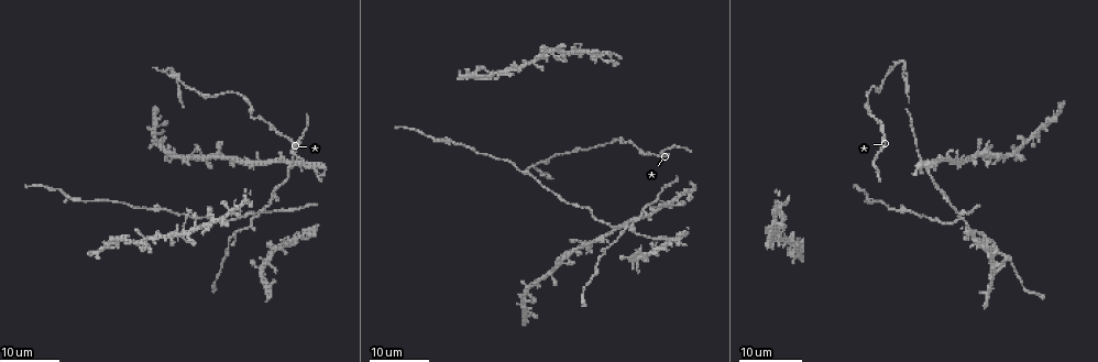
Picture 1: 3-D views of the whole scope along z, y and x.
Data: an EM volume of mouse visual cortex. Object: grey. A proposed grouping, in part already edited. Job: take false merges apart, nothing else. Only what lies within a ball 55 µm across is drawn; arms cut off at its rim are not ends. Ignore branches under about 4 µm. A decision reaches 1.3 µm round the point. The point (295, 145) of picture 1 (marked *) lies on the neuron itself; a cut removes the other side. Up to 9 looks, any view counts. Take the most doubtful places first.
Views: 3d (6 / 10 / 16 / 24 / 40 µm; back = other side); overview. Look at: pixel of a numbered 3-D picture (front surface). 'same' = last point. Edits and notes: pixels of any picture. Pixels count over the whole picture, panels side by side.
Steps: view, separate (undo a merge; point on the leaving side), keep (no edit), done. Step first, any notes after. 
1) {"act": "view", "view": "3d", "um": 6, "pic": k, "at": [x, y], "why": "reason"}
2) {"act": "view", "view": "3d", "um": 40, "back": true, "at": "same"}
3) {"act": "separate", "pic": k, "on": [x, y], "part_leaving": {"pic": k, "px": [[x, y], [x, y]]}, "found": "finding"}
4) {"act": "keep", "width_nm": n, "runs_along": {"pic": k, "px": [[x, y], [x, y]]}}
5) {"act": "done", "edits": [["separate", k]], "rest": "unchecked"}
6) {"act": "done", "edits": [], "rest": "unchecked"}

{"act": "view", "view": "3d", "um": 24, "pic": 1, "at": [539, 162], "why": "two arms in line, one across"}

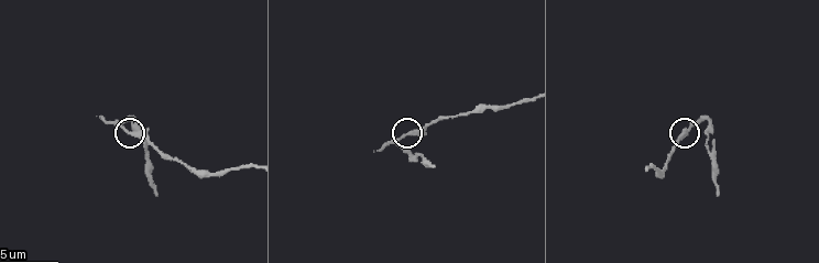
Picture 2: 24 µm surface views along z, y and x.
{"act": "view", "view": "3d", "um": 10, "pic": 2, "at": [403, 137]}

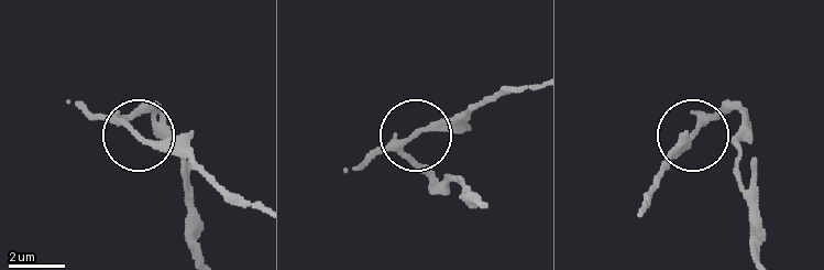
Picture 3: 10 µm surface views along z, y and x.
{"act": "view", "view": "3d", "um": 10, "back": true, "pic": 3, "at": [140, 137]}

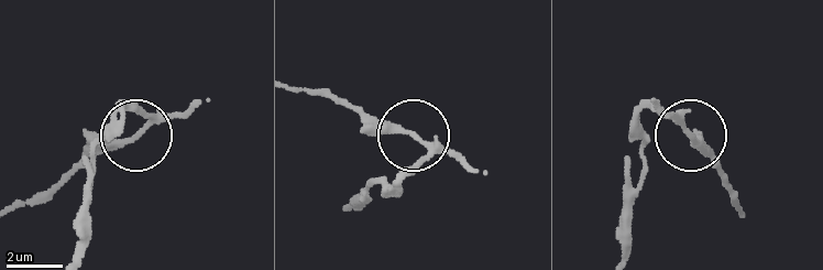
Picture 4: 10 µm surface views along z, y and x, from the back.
{"act": "separate", "pic": 4, "on": [122, 107], "width_nm": 160, "part_leaving": {"pic": 4, "px": [[157, 116], [124, 111], [94, 151], [84, 250]]}, "found": "a second neuron is stuck on"}

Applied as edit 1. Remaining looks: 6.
{"act": "view", "view": "3d", "um": 24, "pic": 1, "at": [665, 208], "why": "four or more arms meet"}

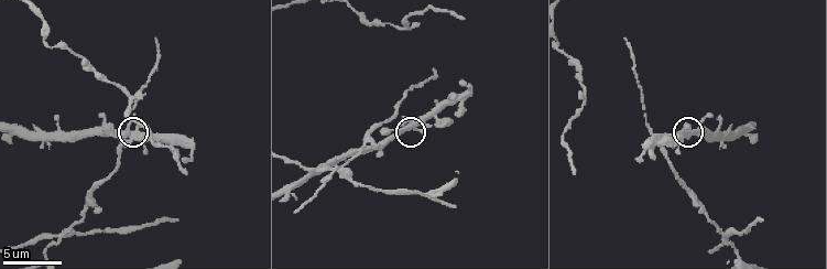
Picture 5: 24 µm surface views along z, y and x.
{"act": "view", "view": "3d", "um": 10, "pic": 5, "at": [683, 133], "why": "closer look"}

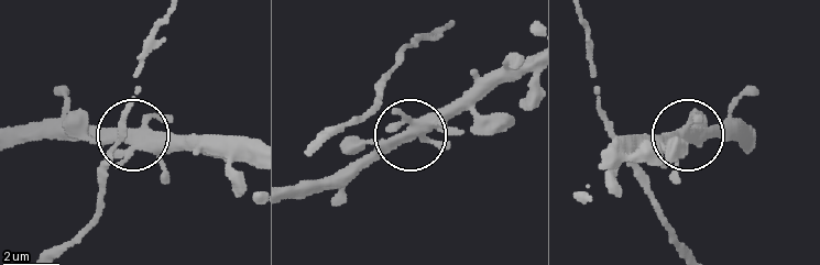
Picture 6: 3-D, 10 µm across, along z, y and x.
{"act": "keep", "arms": 4, "found": "one neuron here"}

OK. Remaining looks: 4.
{"act": "view", "view": "3d", "um": 24, "pic": 1, "at": [801, 243]}

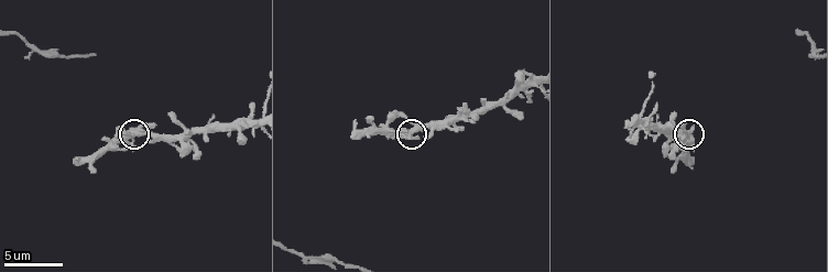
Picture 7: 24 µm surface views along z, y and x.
{"act": "view", "view": "3d", "um": 6, "pic": 7, "at": [129, 130]}

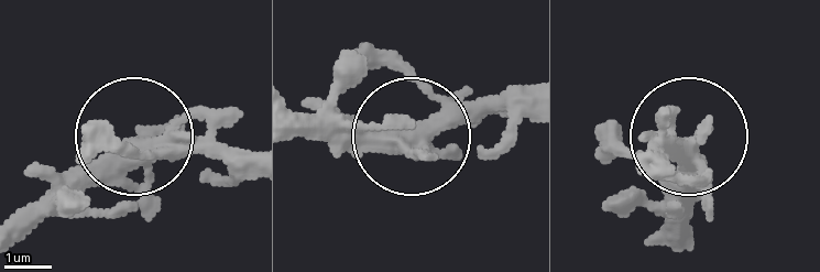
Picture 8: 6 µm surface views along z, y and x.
{"act": "keep", "found": "one neuron here"}

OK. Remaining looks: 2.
{"act": "view", "view": "3d", "um": 24, "pic": 1, "at": [602, 255], "why": "two arms in line, one across"}

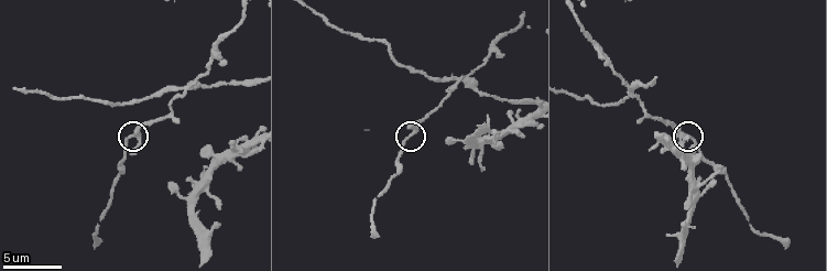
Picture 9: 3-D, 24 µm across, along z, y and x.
{"act": "view", "view": "3d", "um": 6, "pic": 9, "at": [410, 135], "why": "closer look"}

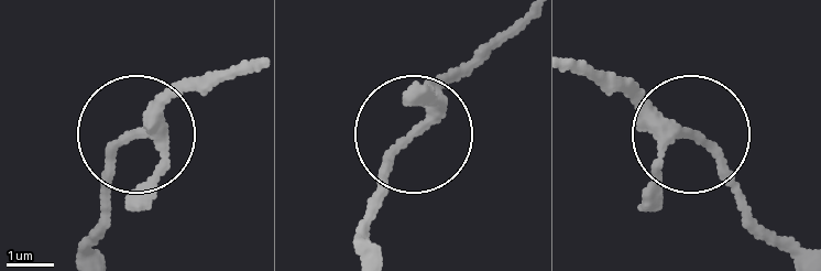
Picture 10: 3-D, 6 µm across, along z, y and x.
{"act": "keep", "width_nm": 200, "runs_along": {"pic": 10, "px": [[571, 63], [693, 134], [773, 237]]}, "found": "continuous, no second neuron"}

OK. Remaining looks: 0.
{"act": "done", "edits": [["separate", 4]], "rest": "unchecked"}

